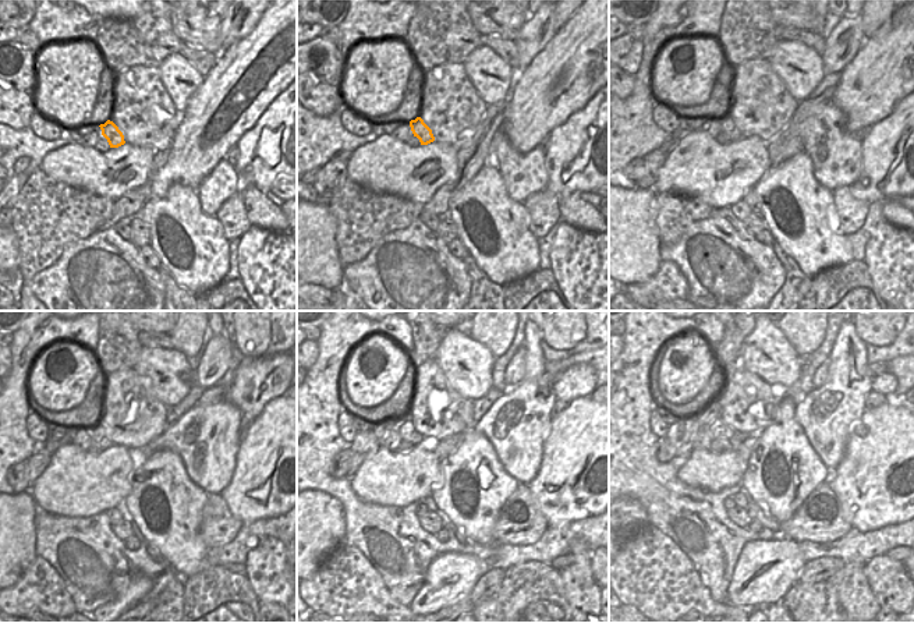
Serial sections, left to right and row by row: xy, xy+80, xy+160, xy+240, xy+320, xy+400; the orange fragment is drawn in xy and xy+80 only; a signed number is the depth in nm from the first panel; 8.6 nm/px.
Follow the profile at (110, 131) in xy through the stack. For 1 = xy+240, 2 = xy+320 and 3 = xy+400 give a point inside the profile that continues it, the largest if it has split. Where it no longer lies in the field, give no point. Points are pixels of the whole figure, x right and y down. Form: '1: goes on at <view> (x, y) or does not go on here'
1: goes on at xy+240 (98, 434)
2: goes on at xy+320 (407, 432)
3: goes on at xy+400 (718, 428)

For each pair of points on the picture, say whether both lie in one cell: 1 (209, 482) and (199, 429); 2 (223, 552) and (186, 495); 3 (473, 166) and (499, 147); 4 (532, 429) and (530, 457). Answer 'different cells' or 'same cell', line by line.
1: same cell
2: different cells
3: different cells
4: same cell

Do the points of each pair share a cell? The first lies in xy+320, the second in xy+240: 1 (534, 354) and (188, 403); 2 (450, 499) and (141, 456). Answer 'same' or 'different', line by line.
1: different
2: different

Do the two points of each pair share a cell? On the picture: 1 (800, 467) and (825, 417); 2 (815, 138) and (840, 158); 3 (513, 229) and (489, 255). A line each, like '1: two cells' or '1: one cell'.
1: two cells
2: one cell
3: one cell

